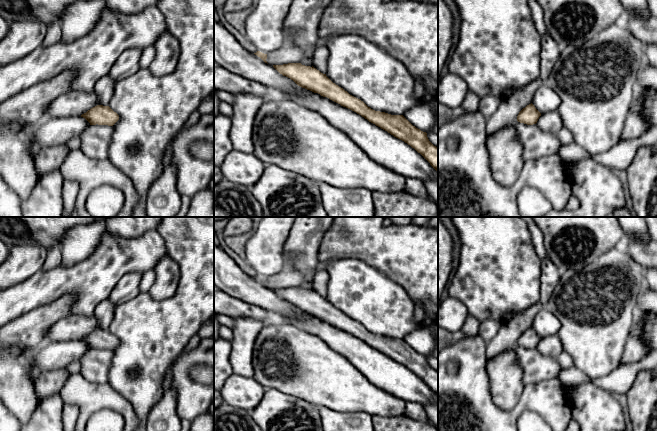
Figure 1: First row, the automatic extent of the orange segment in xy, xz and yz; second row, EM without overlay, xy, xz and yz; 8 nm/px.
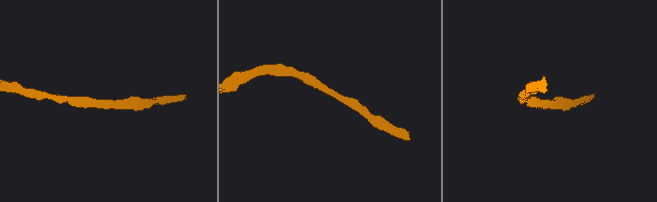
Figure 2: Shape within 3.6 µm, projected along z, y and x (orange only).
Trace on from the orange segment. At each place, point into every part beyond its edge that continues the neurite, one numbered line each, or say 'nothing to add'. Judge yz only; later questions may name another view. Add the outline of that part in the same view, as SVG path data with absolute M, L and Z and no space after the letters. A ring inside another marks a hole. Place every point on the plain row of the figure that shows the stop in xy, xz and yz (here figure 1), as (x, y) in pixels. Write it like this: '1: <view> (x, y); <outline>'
nothing to add

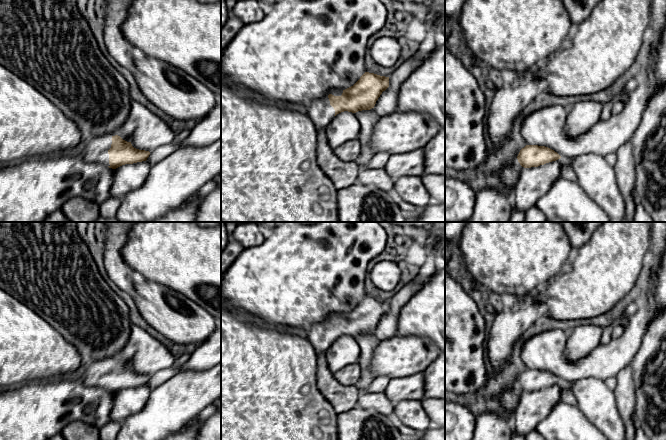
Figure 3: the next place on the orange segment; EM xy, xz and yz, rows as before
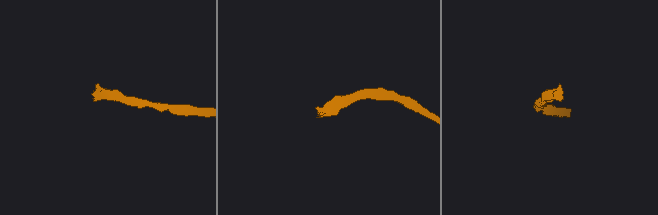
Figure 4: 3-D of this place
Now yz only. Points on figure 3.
1: yz (546, 351); M666 248L660 258L660 270L656 277L654 293L647 297L646 302L639 306L637 312L630 317L629 324L624 333L617 339L612 339L608 344L600 343L588 356L577 362L570 362L566 357L566 342L568 332L553 329L539 333L522 345L520 358L526 369L548 371L557 376L561 381L573 383L584 378L599 378L606 380L629 365L640 348L645 330L657 314L666 308Z

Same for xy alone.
1: xy (146, 355); M132 324L129 339L116 355L93 362L86 368L83 383L87 387L110 390L108 374L112 360L130 364L134 372L145 375L176 365L177 359L168 348L146 330Z

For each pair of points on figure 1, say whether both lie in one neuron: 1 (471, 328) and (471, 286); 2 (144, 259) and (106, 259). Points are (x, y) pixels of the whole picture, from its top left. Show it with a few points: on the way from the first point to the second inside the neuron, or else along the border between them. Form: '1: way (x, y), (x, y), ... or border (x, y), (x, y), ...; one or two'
1: border (469, 314), (473, 315), (480, 322); two
2: way (135, 256), (115, 256); one

